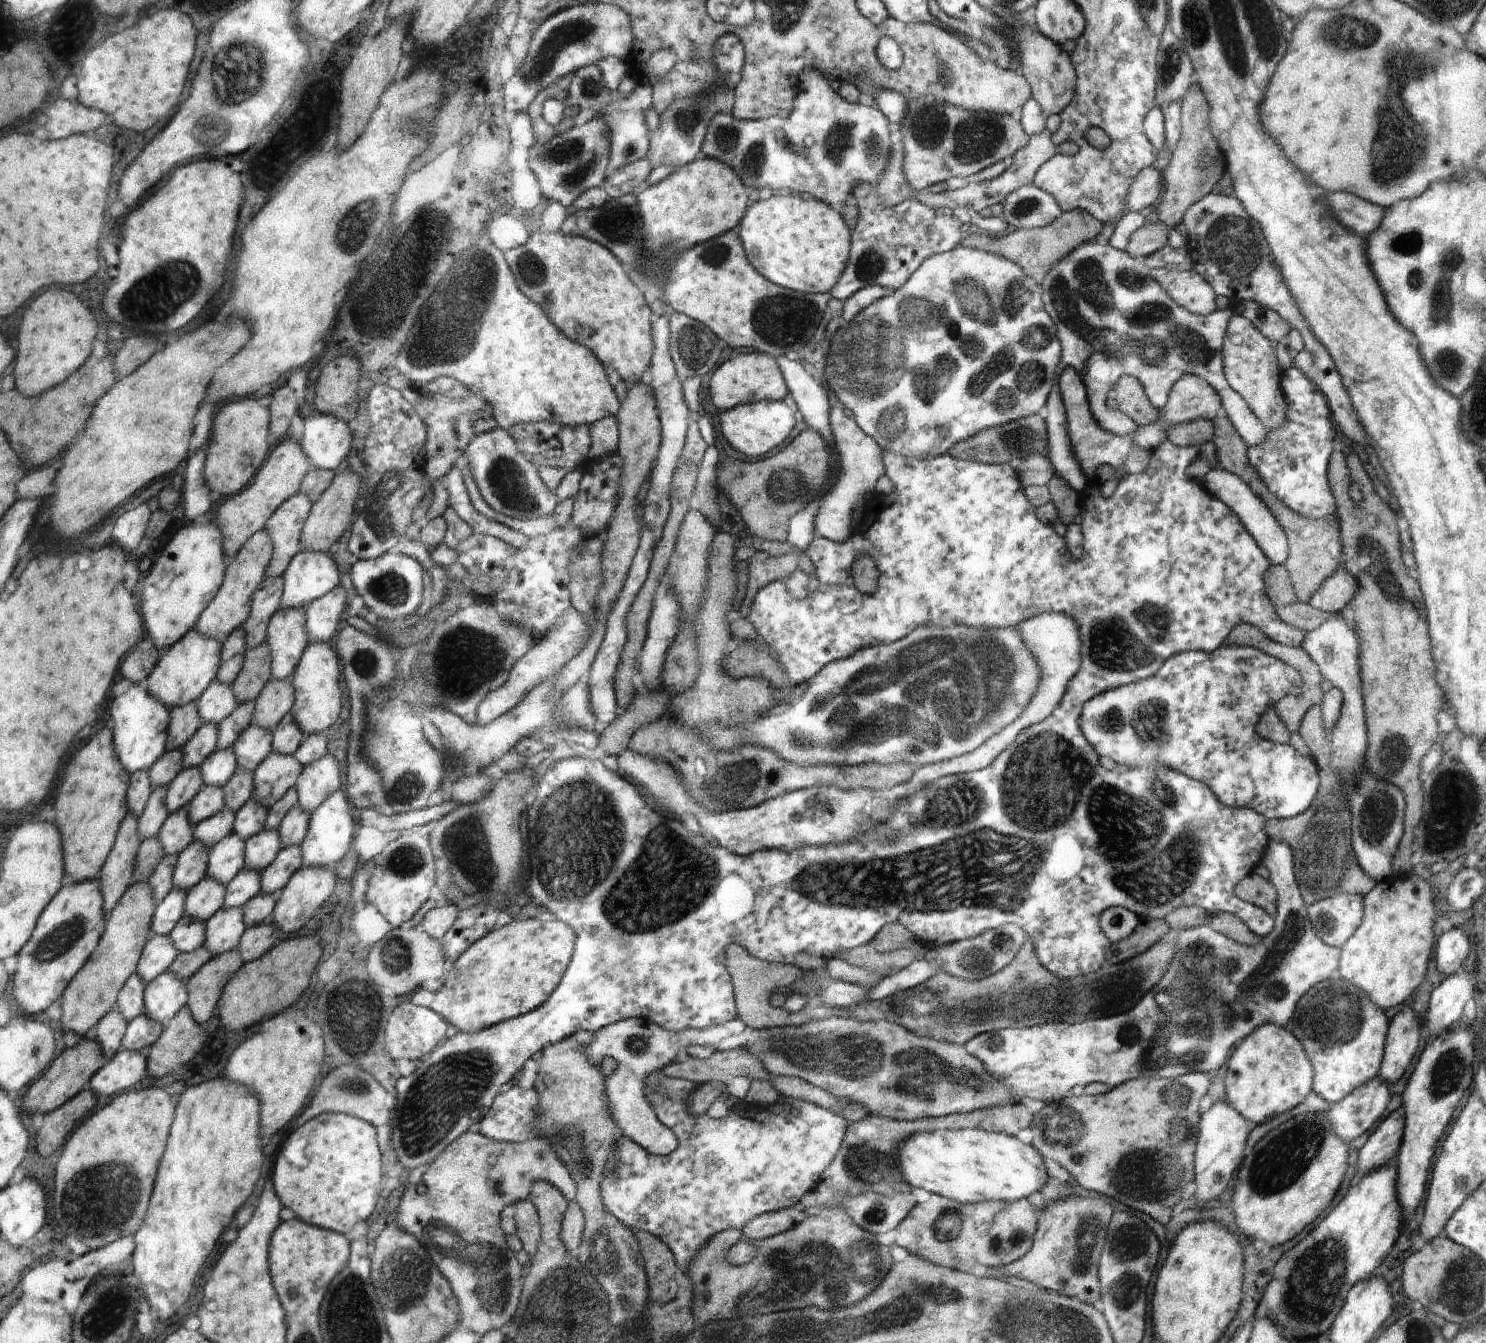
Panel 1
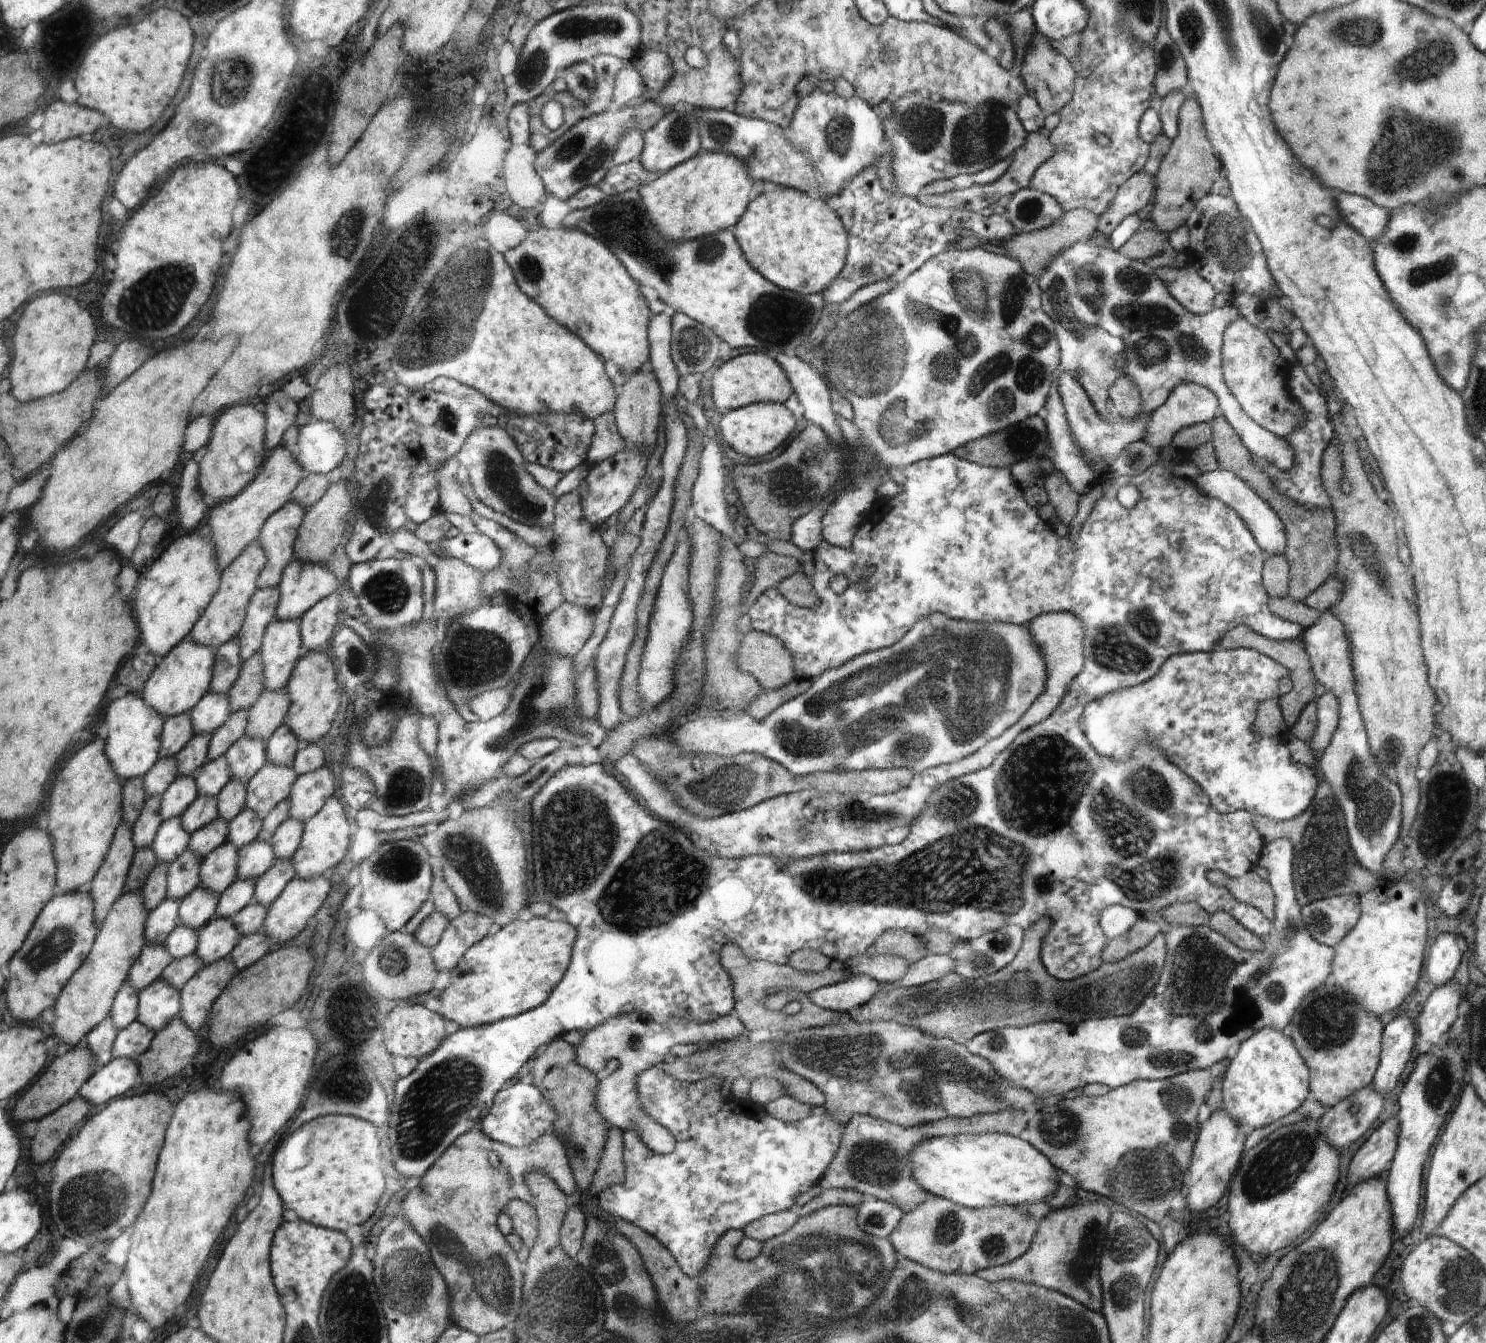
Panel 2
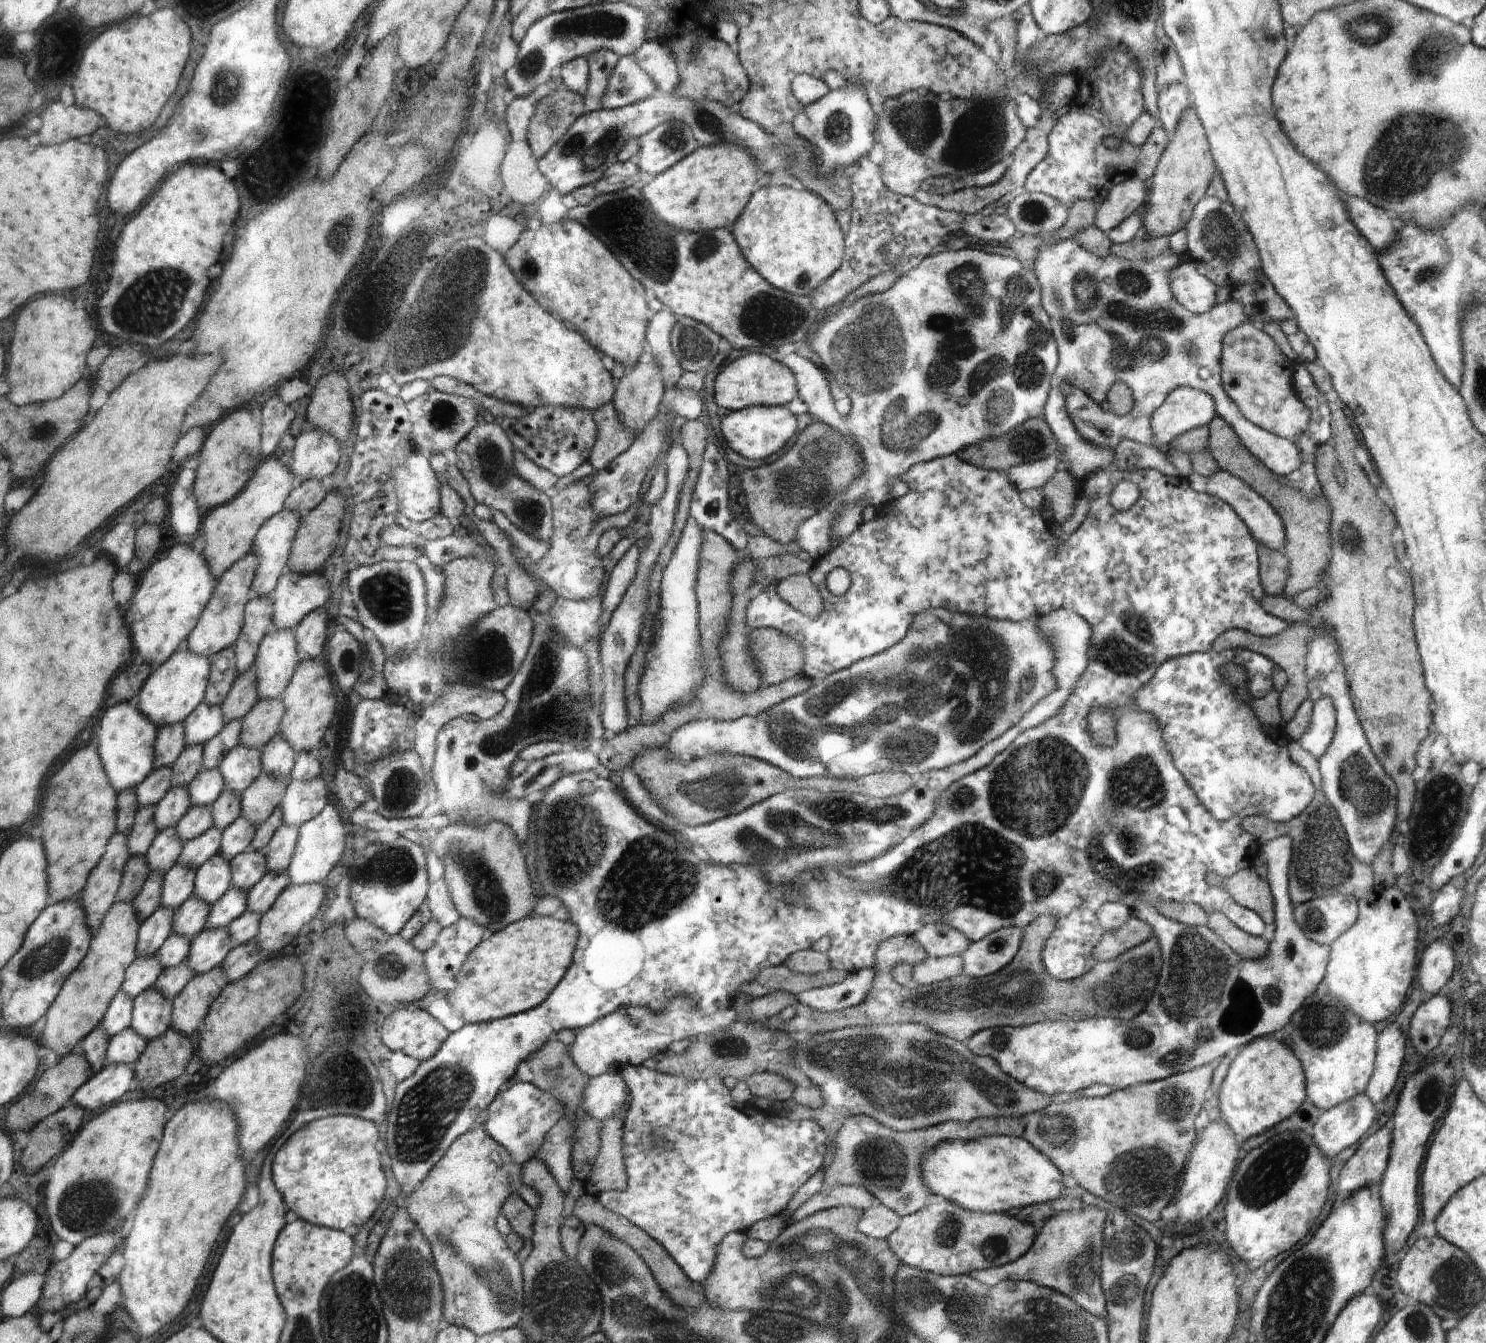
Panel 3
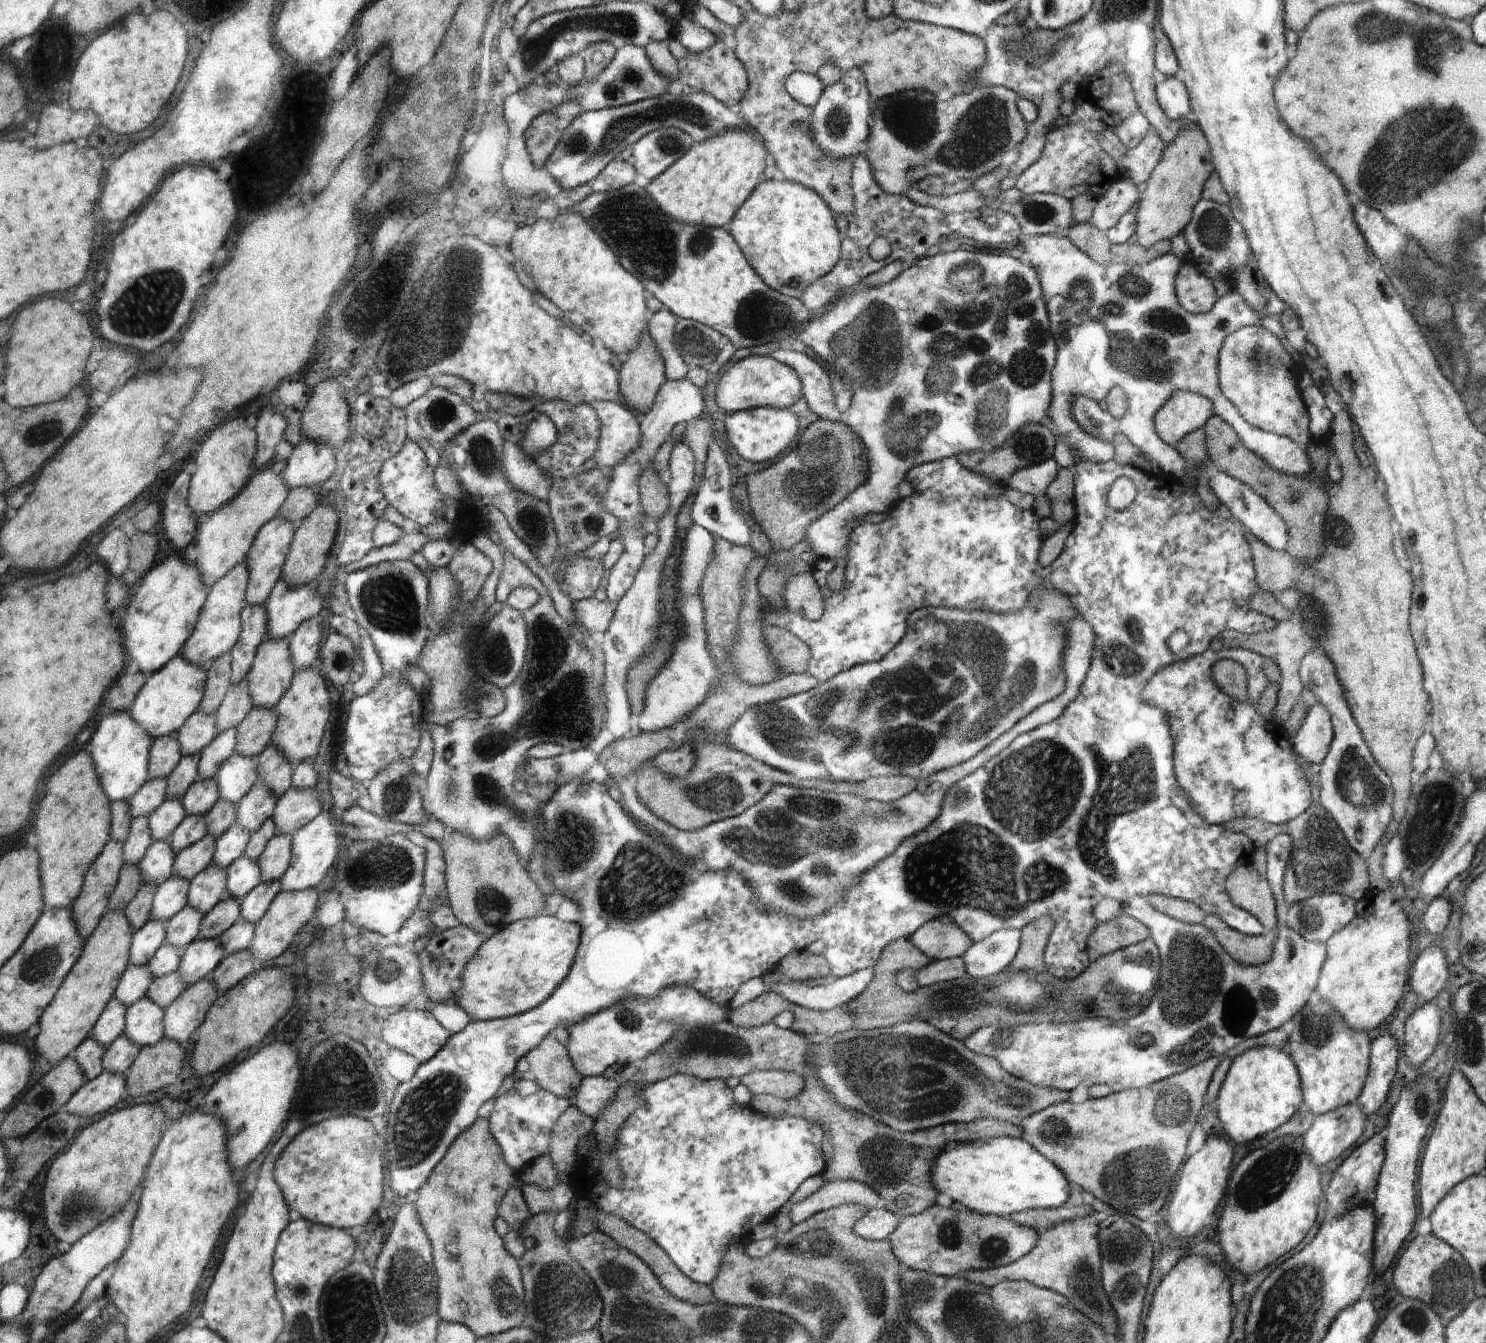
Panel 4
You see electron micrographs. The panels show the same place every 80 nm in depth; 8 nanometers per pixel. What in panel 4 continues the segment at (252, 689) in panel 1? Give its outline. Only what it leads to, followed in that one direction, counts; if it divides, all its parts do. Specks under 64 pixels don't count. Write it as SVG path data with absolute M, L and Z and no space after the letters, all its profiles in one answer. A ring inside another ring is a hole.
M244 677L226 691L218 710L215 725L219 734L236 727L255 706L249 689L249 680Z

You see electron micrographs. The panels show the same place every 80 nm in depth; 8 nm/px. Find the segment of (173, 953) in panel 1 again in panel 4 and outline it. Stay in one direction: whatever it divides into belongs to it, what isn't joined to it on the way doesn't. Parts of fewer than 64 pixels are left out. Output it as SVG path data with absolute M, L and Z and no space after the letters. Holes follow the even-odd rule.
M130 965L125 970L114 997L129 1006L144 998L153 980L153 974L146 965Z

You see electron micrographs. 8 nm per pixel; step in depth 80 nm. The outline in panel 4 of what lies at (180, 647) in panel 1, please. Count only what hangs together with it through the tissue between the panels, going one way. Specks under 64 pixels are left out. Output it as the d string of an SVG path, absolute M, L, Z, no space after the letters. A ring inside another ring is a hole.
M178 654L148 677L130 706L131 717L138 721L154 740L159 736L177 733L186 719L199 710L204 700L206 684L208 674L204 666L187 661L182 654Z

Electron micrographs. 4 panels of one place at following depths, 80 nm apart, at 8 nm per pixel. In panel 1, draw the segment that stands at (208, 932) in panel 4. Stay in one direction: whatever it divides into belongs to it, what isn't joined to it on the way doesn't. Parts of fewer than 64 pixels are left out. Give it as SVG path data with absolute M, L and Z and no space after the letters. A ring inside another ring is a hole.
M246 866L225 886L226 908L241 907L260 890L260 869Z

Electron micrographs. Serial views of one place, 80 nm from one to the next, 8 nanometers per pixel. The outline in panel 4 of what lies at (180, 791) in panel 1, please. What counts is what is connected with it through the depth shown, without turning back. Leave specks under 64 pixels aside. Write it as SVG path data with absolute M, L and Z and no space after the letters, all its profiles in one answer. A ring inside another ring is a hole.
M181 798L164 799L164 802L148 816L153 840L169 838L171 832L184 820L186 815Z

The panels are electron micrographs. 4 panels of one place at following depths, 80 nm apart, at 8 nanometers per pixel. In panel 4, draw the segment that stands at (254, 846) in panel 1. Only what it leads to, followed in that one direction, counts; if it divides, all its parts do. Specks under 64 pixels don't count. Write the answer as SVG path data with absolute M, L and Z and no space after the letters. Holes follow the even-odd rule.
M244 855L227 866L226 874L229 893L240 900L262 881L258 860Z

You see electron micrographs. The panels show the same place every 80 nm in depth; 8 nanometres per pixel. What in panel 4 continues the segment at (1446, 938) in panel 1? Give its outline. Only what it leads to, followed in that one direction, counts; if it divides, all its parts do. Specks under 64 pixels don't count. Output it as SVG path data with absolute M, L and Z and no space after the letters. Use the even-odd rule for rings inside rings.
M1436 944L1424 949L1410 970L1408 990L1413 990L1422 1005L1432 1000L1448 980L1448 960Z

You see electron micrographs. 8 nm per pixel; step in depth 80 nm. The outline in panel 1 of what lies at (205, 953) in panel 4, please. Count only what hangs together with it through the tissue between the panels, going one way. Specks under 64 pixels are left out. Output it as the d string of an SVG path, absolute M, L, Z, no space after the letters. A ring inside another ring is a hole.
M223 906L205 922L203 947L213 957L235 950L247 927L241 907Z

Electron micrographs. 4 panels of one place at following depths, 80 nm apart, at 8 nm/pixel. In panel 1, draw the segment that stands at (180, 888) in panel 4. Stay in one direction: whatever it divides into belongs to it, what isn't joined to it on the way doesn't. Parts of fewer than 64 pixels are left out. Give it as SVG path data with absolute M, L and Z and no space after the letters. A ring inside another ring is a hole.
M193 840L186 846L178 855L177 864L173 870L174 887L188 891L206 877L209 852L210 848L200 841Z

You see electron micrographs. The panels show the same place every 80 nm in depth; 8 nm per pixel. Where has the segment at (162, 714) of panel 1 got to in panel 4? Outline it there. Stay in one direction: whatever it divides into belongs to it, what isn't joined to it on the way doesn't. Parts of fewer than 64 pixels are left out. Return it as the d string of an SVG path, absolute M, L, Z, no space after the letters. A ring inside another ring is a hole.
M113 711L98 724L90 744L92 744L92 758L98 766L99 781L103 791L112 801L128 800L149 779L149 753L154 739L145 728L128 711Z

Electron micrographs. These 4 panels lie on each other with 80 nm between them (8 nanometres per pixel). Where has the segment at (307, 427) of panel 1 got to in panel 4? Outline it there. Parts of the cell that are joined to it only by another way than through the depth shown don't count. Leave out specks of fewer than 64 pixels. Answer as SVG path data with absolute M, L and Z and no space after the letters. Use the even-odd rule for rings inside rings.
M304 437L293 446L282 476L289 490L294 487L316 487L333 476L336 462L330 445Z

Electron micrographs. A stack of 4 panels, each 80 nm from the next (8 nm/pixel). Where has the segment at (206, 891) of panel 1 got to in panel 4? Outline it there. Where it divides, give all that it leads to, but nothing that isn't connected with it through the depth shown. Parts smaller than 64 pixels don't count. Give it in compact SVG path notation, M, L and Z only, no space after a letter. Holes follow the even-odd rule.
M190 905L184 906L182 910L179 910L166 921L165 943L184 949L188 943L191 943L199 935L204 915Z

